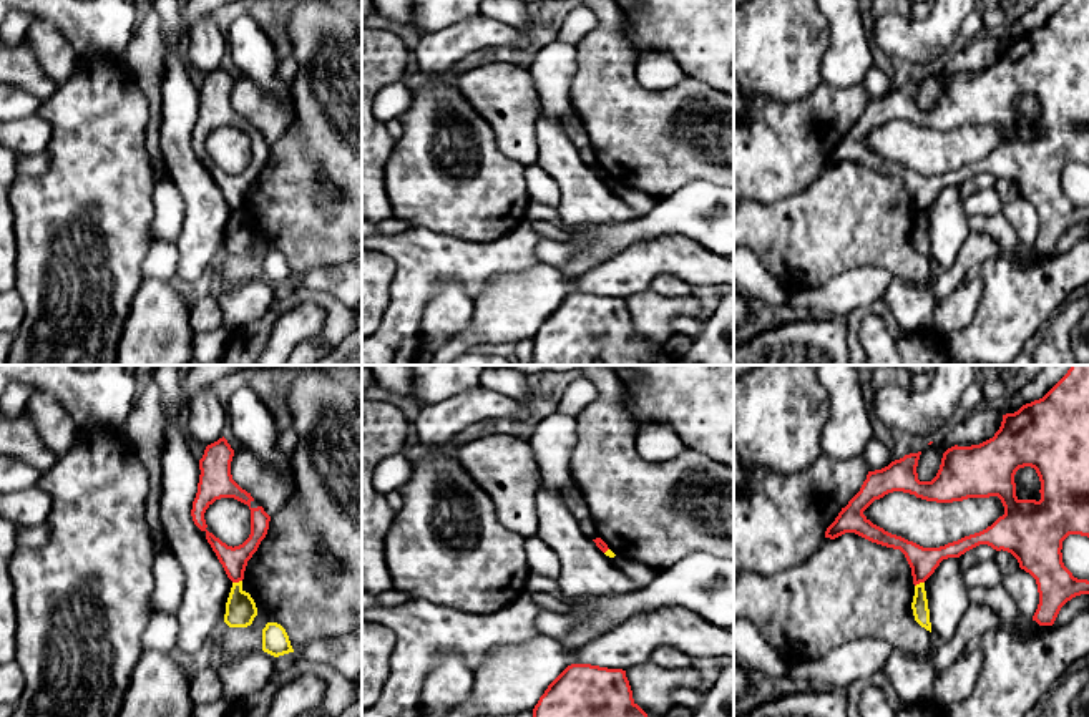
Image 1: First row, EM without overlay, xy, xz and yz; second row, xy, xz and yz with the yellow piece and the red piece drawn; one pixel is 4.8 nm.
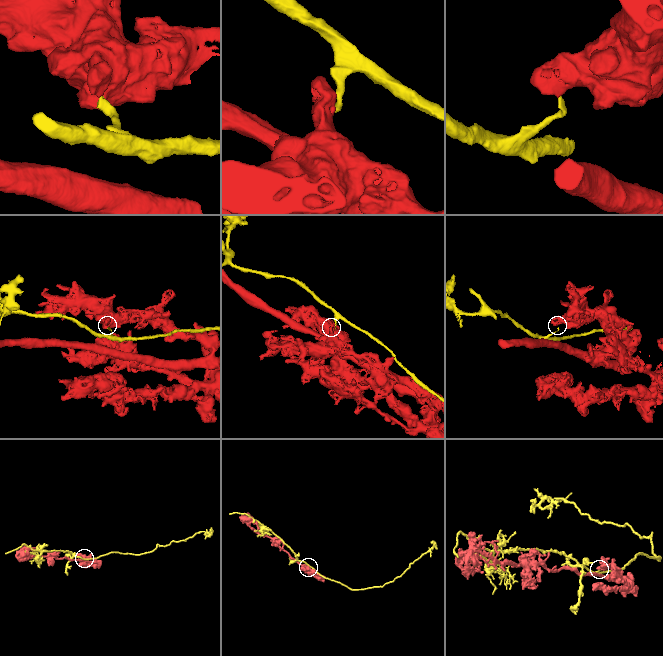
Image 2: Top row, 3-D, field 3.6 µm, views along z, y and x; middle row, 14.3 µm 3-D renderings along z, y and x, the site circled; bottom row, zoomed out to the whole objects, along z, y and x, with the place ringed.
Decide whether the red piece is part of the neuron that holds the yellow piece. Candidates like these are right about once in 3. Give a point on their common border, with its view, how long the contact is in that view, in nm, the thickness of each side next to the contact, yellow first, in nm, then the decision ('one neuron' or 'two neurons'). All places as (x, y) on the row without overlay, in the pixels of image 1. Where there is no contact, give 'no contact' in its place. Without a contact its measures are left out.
meets yellow in xy at (236, 211); contact 50 nm long; 150 nm thick on the yellow side, 130 nm on the other; two neurons

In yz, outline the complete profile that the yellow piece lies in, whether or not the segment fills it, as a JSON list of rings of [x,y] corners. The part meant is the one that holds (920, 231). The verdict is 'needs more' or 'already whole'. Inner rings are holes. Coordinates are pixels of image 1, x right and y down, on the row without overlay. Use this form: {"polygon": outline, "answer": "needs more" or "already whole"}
{"polygon": [[[920,211],[915,214],[915,224],[911,231],[915,249],[931,261],[931,251],[930,251],[930,237],[928,237],[928,227],[925,219],[925,211]]], "answer": "already whole"}

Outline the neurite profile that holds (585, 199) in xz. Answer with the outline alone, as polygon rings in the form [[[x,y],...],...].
[[[541,108],[536,121],[536,164],[559,188],[559,219],[571,227],[616,226],[637,214],[589,168],[564,129]]]

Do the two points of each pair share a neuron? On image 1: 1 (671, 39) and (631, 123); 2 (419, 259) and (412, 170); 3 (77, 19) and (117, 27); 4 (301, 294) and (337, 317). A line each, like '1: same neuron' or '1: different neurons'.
1: different neurons
2: different neurons
3: same neuron
4: same neuron

